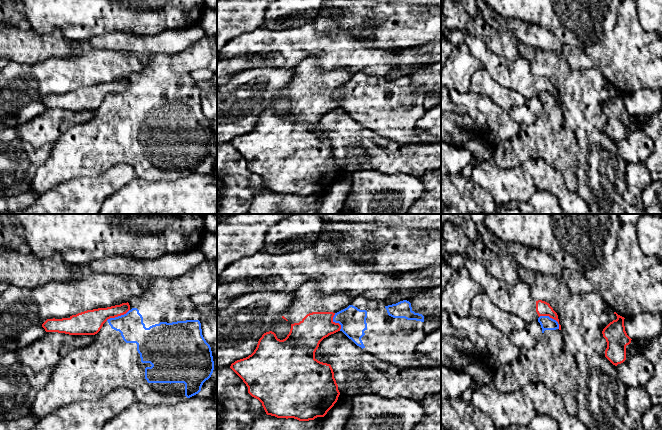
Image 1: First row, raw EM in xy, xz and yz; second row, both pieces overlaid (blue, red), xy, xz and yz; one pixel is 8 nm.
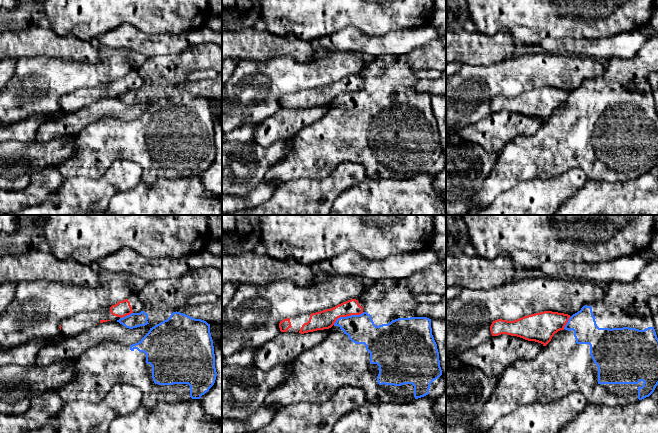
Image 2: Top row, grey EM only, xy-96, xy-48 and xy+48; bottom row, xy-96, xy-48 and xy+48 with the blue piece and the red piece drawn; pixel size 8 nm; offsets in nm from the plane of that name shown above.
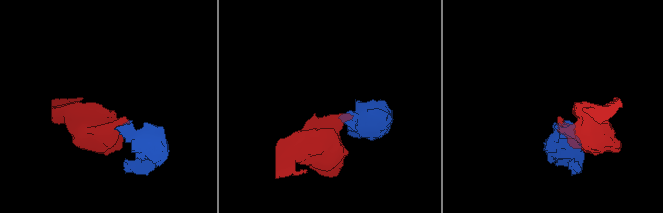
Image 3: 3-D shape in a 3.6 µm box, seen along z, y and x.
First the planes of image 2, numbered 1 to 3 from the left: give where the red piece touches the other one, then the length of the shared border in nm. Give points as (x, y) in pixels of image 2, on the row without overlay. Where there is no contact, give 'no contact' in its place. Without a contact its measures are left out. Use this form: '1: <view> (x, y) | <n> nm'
1: xy-96 (127, 91) | 110 nm
2: xy-48 (347, 92) | 260 nm
3: xy+48 (567, 98) | 120 nm

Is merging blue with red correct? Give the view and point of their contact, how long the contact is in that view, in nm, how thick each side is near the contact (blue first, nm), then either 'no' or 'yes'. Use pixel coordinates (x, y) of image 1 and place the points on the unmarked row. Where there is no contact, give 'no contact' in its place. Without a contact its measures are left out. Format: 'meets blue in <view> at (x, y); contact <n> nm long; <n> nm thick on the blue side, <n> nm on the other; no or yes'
meets blue in yz at (551, 94); contact 190 nm long; 110 nm thick on the blue side, 120 nm on the other; no

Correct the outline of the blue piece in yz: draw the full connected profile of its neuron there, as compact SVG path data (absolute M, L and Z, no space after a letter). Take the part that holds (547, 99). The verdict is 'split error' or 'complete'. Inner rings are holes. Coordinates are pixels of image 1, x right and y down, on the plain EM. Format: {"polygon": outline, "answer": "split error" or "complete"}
{"polygon": "M540 92L542 111L533 124L519 127L516 138L494 146L493 160L498 167L512 169L529 159L542 159L558 170L570 191L577 191L579 147L576 136L566 125L559 100L549 92Z", "answer": "split error"}

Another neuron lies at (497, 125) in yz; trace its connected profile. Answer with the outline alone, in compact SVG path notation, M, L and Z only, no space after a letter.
M450 89L449 97L466 110L492 146L517 137L520 125L511 117L509 111L495 104L487 95L471 90L459 93Z

